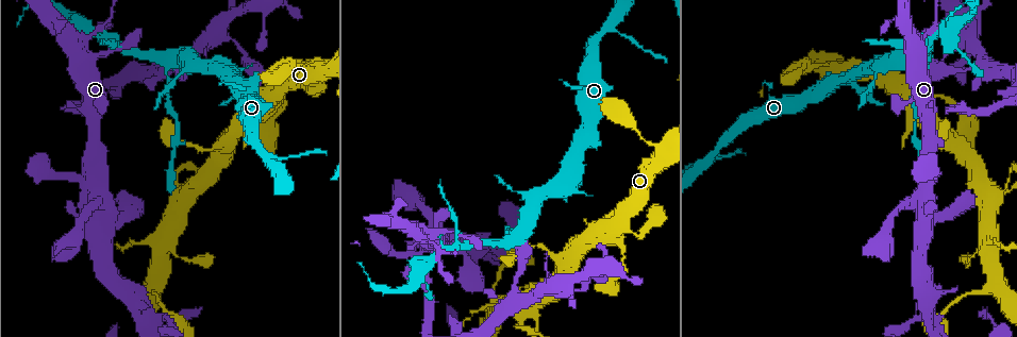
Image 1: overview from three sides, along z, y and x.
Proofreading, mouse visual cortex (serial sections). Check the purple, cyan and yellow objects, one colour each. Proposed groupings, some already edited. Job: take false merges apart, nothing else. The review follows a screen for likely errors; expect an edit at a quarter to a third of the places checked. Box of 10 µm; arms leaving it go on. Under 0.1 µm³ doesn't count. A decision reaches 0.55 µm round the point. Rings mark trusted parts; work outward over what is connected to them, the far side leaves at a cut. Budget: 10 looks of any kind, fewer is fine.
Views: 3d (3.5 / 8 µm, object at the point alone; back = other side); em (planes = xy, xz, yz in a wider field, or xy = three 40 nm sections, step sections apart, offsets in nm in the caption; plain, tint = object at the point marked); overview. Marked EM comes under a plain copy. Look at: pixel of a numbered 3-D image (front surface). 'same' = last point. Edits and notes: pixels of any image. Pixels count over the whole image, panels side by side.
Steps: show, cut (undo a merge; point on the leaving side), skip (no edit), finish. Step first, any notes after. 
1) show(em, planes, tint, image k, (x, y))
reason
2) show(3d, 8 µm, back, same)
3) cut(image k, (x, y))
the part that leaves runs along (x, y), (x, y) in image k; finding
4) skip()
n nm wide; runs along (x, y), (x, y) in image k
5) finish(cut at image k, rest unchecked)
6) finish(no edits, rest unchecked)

show(3d, 3.5 µm, image 1, (93, 33))
sudden change in width

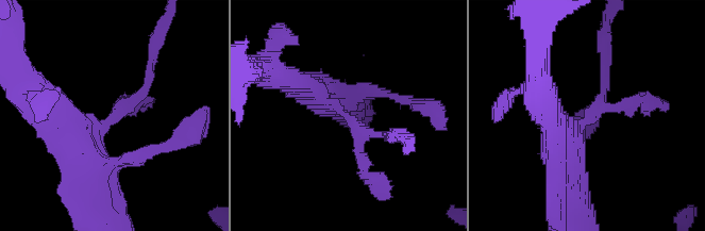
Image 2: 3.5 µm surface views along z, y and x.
show(em, xy, step 3, tint, image 2, (591, 114))

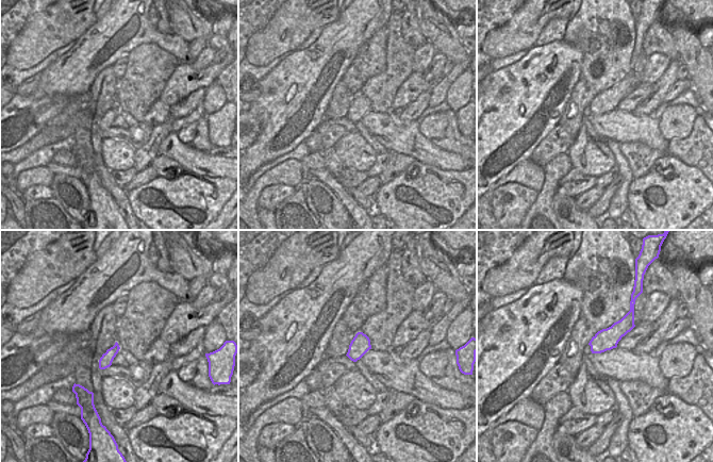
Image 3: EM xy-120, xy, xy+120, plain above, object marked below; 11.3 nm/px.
skip()
runs along (563, 163), (590, 113), (652, 103) in image 2; one cell here

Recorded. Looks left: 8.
show(3d, 8 µm, image 1, (176, 59))

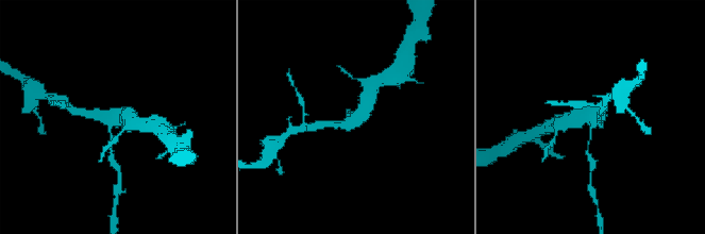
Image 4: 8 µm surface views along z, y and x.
show(em, xy, step 3, tint, same)
3 arms; arms of 100, 200, 500 nm; shape alone is not enough

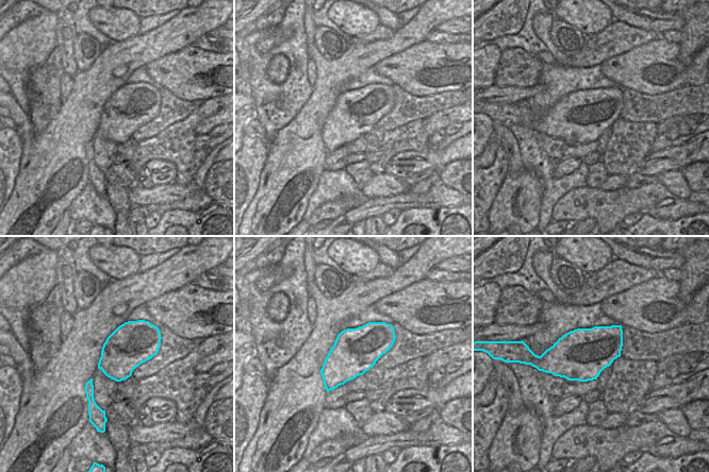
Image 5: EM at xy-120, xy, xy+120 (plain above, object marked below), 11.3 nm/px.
skip()
runs along (368, 95), (354, 121), (325, 124) in image 4; all the same cell

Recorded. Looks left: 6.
show(3d, 3.5 µm, image 1, (650, 144))
thin neck

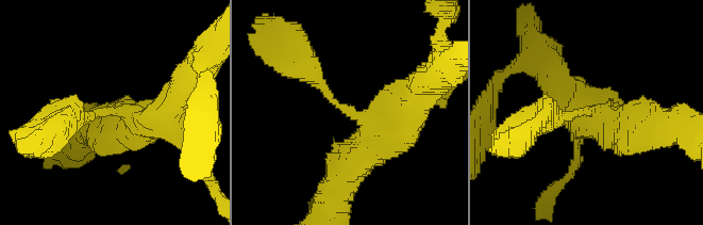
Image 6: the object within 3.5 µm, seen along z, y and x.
show(em, xy, step 5, tint, image 6, (351, 115))
3 arms; arms of 250, 500, 500 nm

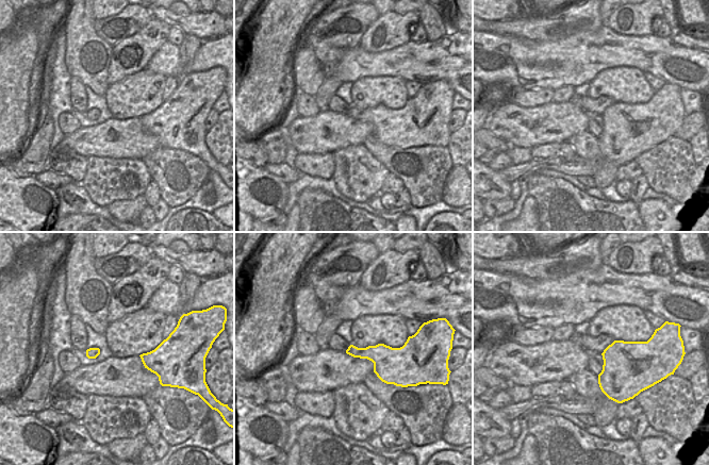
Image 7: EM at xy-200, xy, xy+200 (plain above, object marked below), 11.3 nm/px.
show(em, xy, step 2, tint, same)

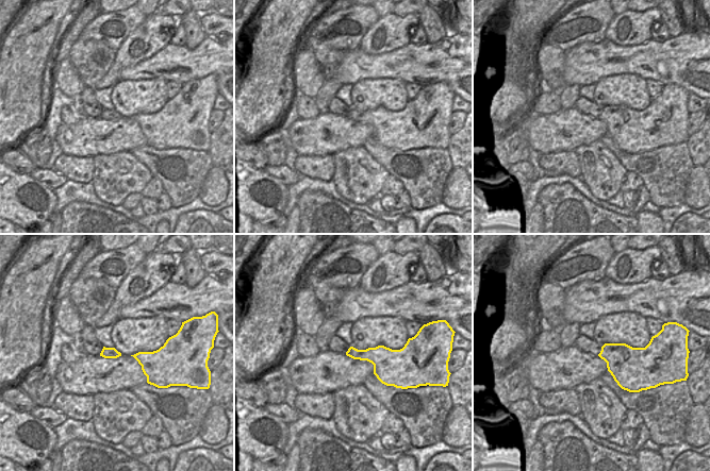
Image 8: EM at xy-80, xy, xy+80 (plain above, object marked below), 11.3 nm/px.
skip()
runs along (637, 127), (539, 117) in image 6; all the same cell

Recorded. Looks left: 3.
show(3d, 8 µm, image 1, (999, 191))
four-way junction

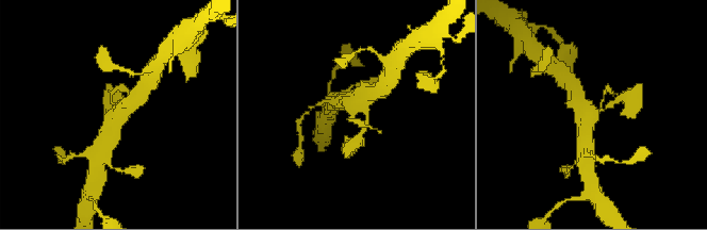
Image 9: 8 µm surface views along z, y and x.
show(em, xy, step 2, tint, same)
4 arms; arms of 100, 150, 600, 600 nm

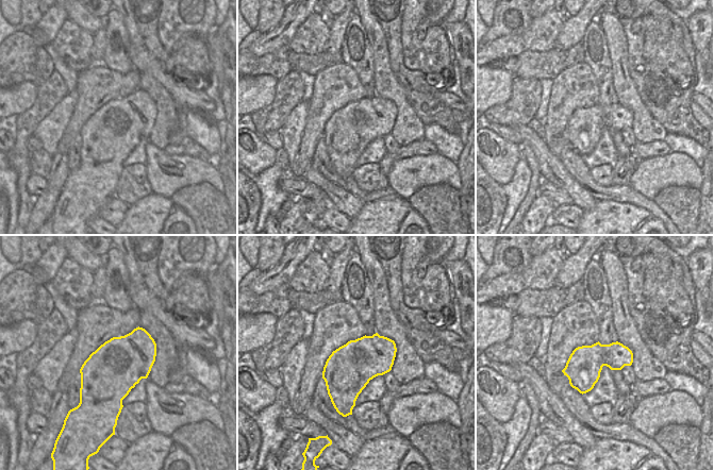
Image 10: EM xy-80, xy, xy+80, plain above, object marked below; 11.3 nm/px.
skip()
550 nm wide; runs along (138, 96), (114, 119), (102, 144) in image 9; all the same cell

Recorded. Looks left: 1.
finish(no edits, rest unchecked)

